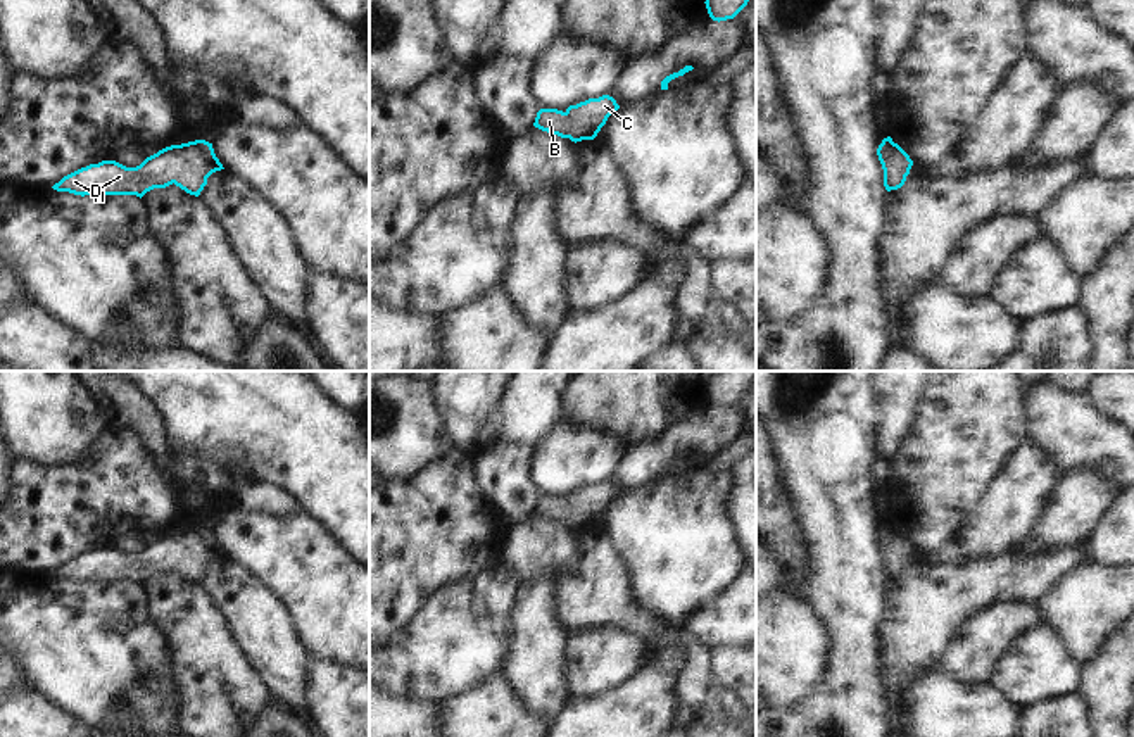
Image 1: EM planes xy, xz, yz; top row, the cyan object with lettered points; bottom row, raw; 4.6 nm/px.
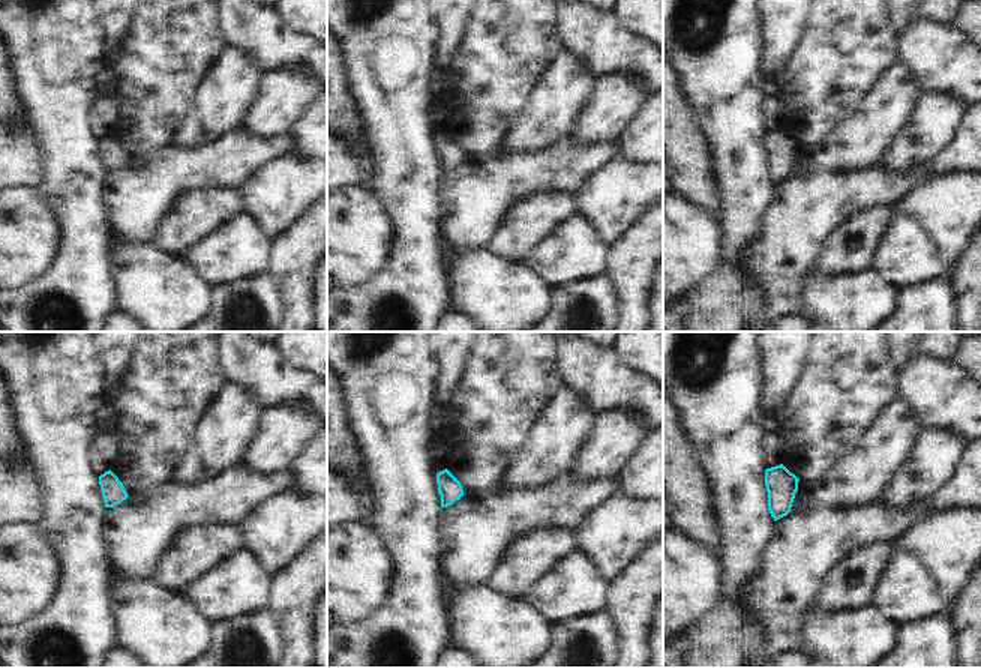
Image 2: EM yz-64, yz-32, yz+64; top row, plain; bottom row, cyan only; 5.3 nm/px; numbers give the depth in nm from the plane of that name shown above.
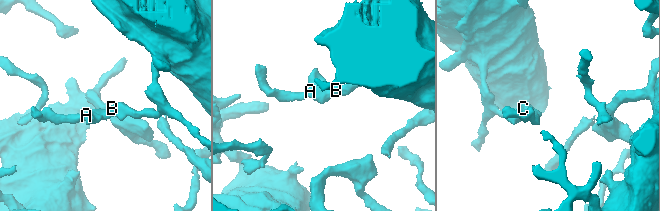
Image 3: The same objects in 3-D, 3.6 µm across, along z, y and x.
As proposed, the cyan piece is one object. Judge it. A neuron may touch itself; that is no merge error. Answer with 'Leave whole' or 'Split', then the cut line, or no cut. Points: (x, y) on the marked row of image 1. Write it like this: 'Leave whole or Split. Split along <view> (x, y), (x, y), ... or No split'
Leave whole. No split.

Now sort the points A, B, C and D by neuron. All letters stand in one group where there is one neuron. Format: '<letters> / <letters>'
A B C D

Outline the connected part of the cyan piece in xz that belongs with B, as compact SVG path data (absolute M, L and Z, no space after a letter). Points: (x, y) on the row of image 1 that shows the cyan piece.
M602 95L570 105L564 112L558 109L540 109L533 126L561 138L570 138L575 143L594 140L608 117L618 109L620 105L613 97Z

